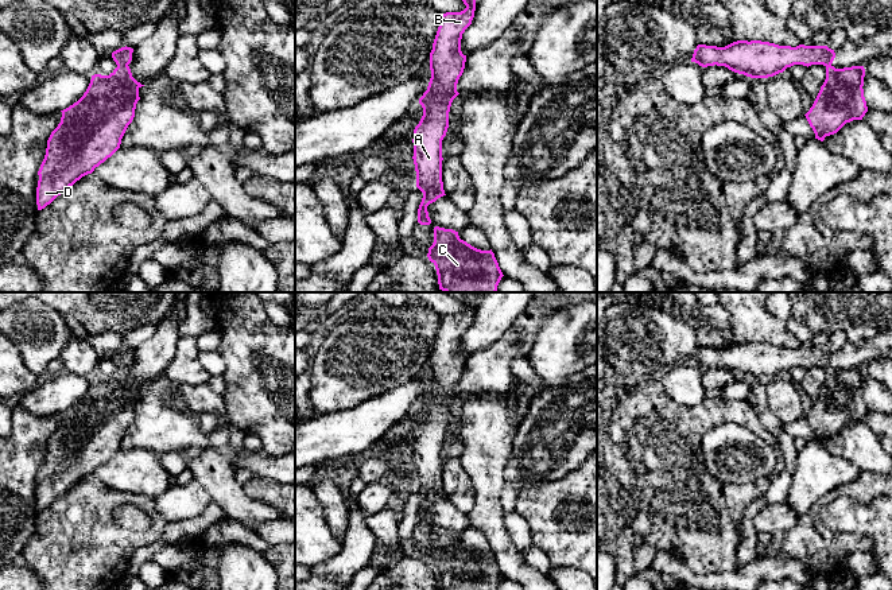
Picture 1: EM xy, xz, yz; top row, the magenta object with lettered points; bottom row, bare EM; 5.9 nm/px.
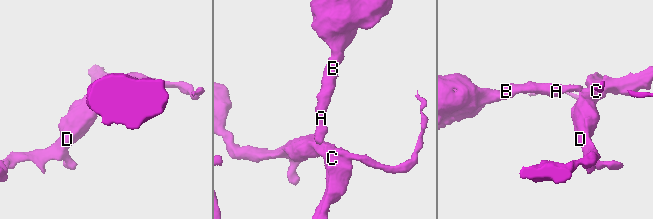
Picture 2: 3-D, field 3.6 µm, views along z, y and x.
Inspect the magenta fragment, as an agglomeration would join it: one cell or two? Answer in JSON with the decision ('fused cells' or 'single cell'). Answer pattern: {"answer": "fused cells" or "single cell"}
{"answer": "fused cells"}

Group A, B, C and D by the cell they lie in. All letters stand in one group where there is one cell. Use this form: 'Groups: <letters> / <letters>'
Groups: A B / C D

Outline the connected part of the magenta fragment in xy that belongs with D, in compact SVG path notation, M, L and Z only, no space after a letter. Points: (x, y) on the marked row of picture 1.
M117 65L109 75L92 75L84 96L61 110L61 123L47 140L38 171L38 210L92 174L120 148L135 117L141 86L129 66Z

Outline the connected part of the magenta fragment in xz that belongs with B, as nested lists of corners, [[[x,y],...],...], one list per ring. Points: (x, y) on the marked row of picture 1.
[[[462,0],[466,8],[461,12],[446,12],[430,53],[431,78],[427,90],[419,98],[423,116],[414,129],[414,164],[416,187],[423,193],[418,209],[418,222],[430,225],[427,206],[446,195],[442,182],[442,140],[449,128],[449,112],[453,100],[459,94],[457,84],[464,73],[466,55],[461,51],[461,39],[472,24],[476,0]]]

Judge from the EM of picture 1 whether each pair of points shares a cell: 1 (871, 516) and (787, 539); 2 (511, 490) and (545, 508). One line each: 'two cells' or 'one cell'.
1: two cells
2: two cells

